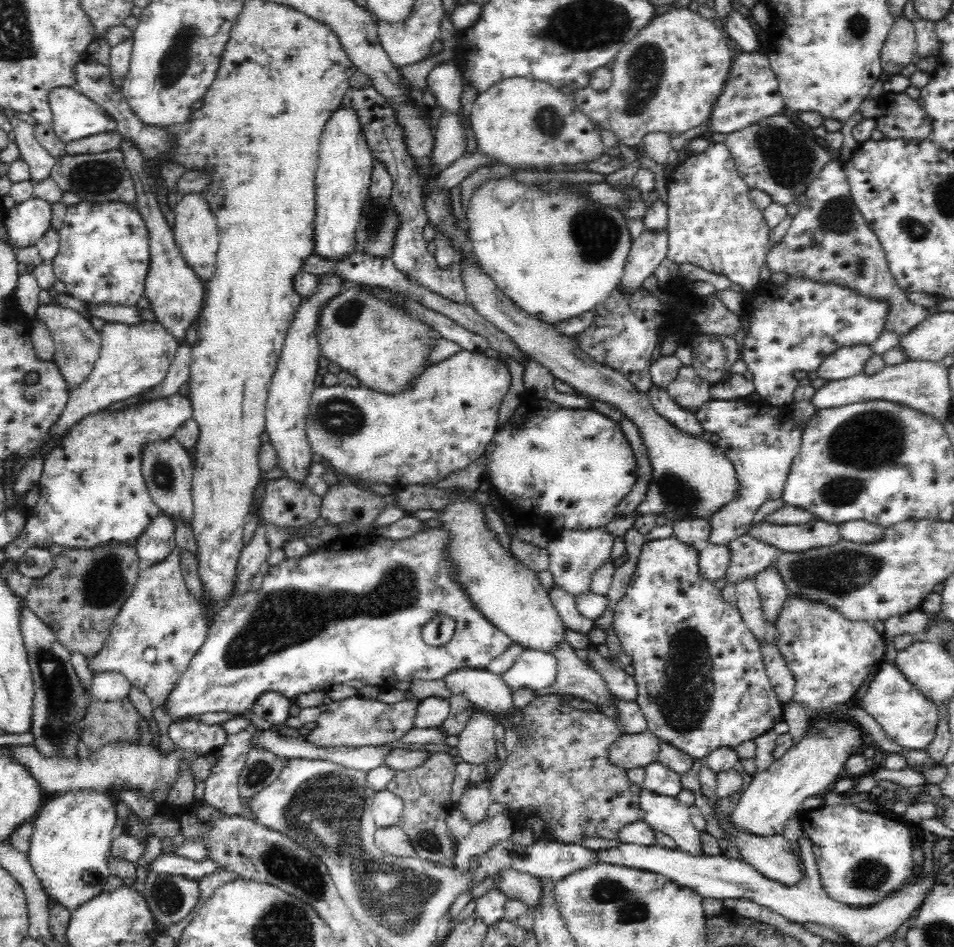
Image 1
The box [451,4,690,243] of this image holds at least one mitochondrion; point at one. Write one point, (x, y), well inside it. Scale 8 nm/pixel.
(646, 66)

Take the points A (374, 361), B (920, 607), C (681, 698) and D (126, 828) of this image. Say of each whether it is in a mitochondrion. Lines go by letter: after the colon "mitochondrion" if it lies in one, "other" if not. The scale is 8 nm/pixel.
A: other
B: other
C: mitochondrion
D: other

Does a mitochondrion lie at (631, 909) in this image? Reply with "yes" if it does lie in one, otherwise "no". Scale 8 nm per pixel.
yes

